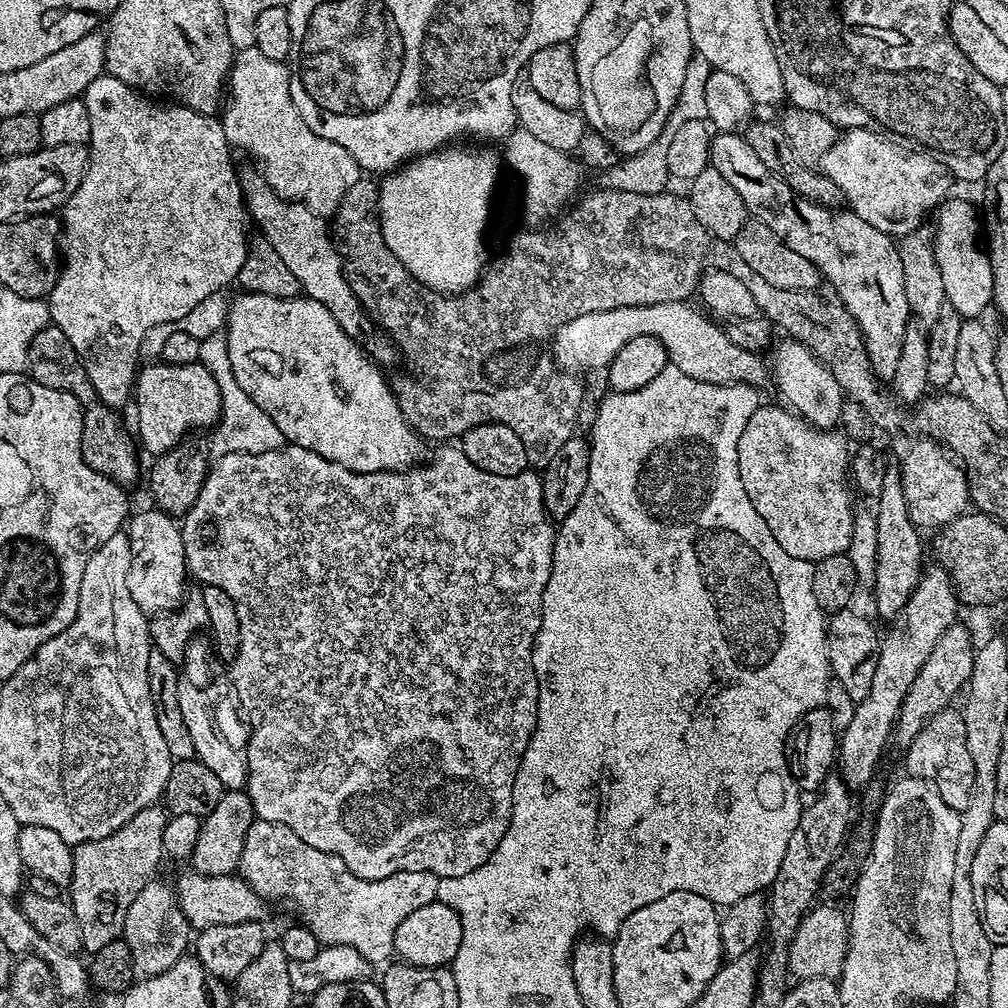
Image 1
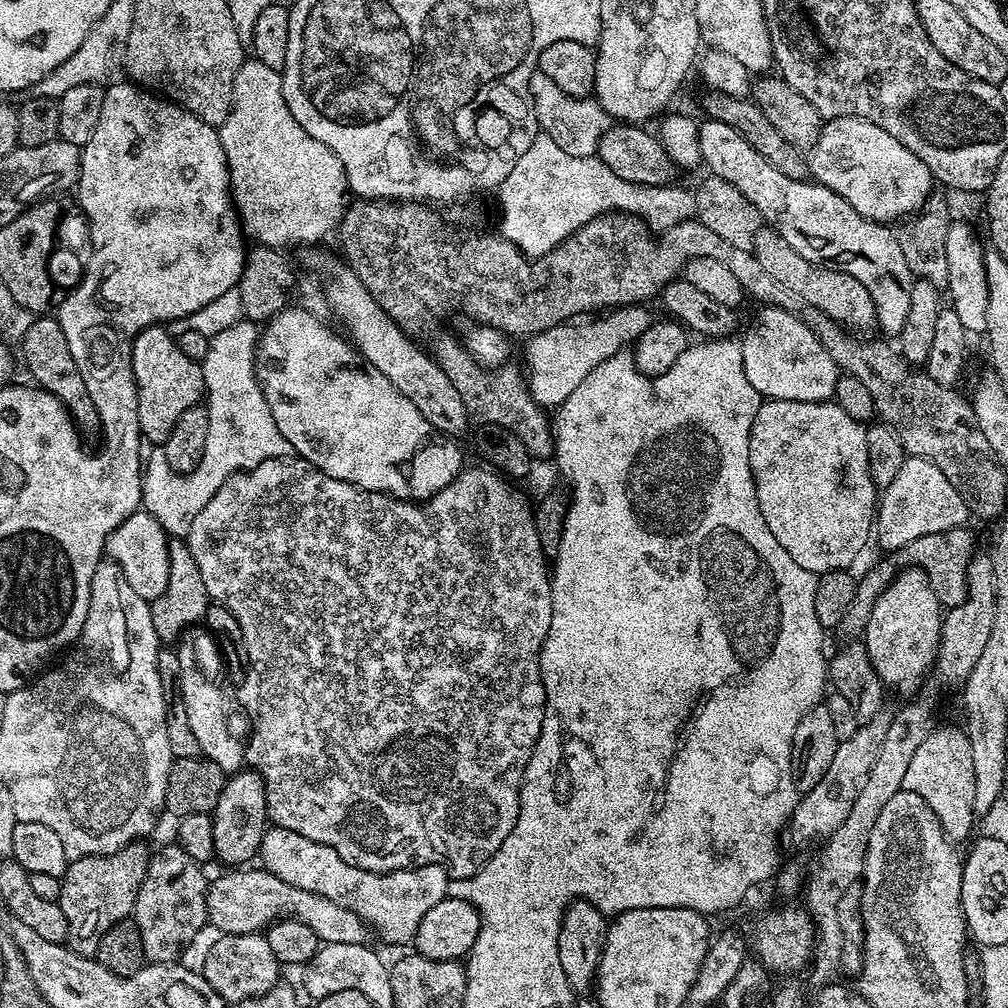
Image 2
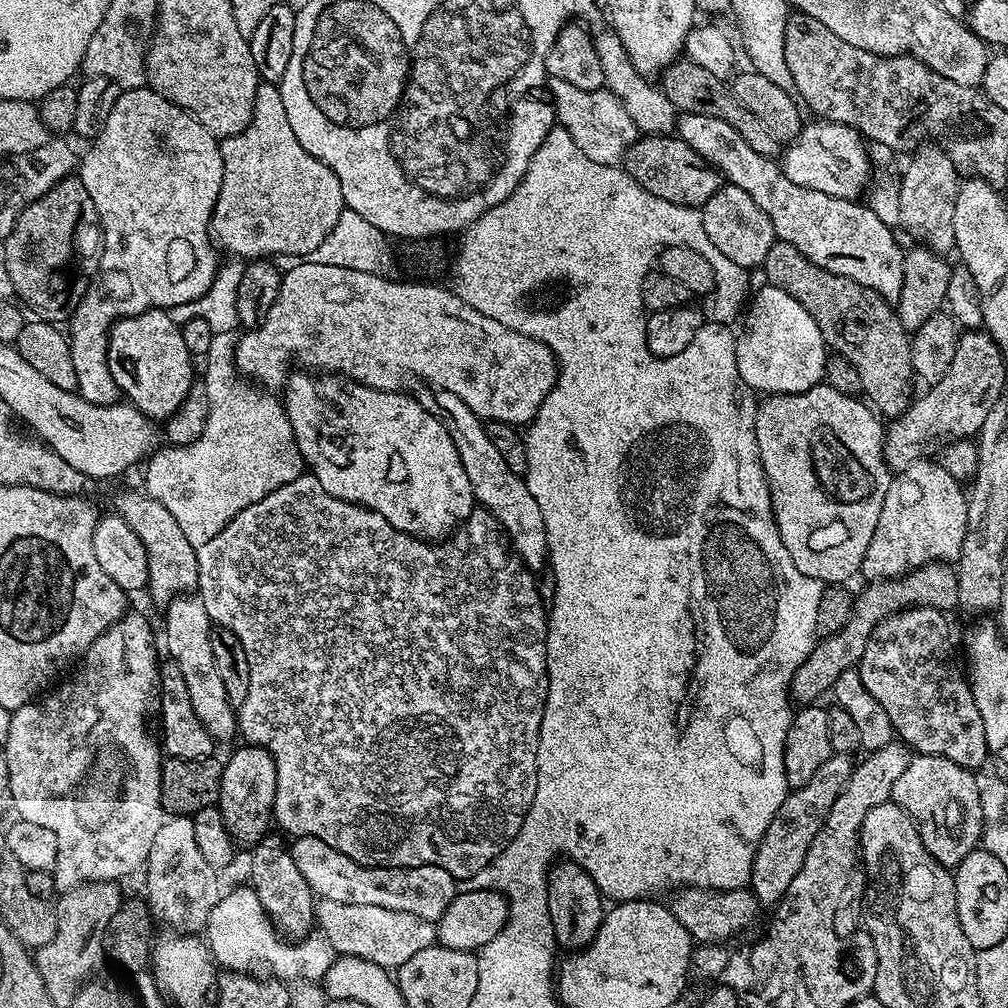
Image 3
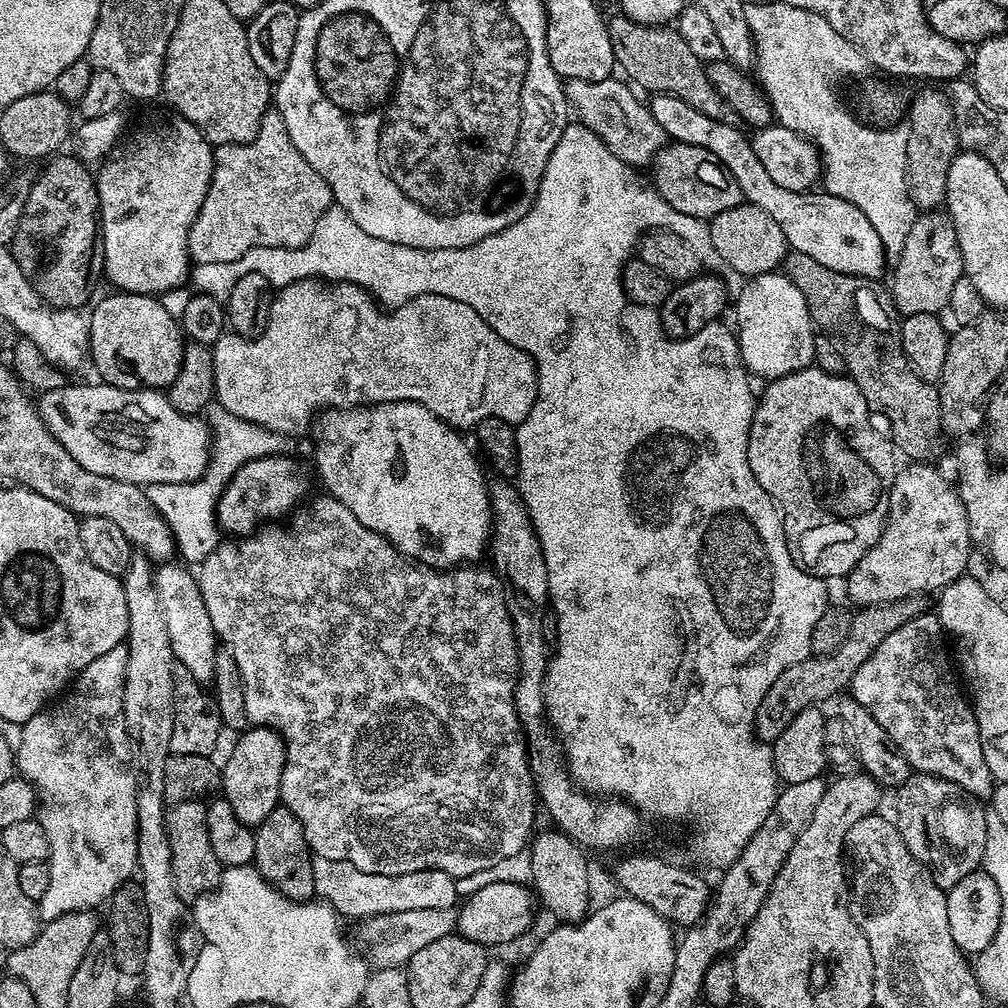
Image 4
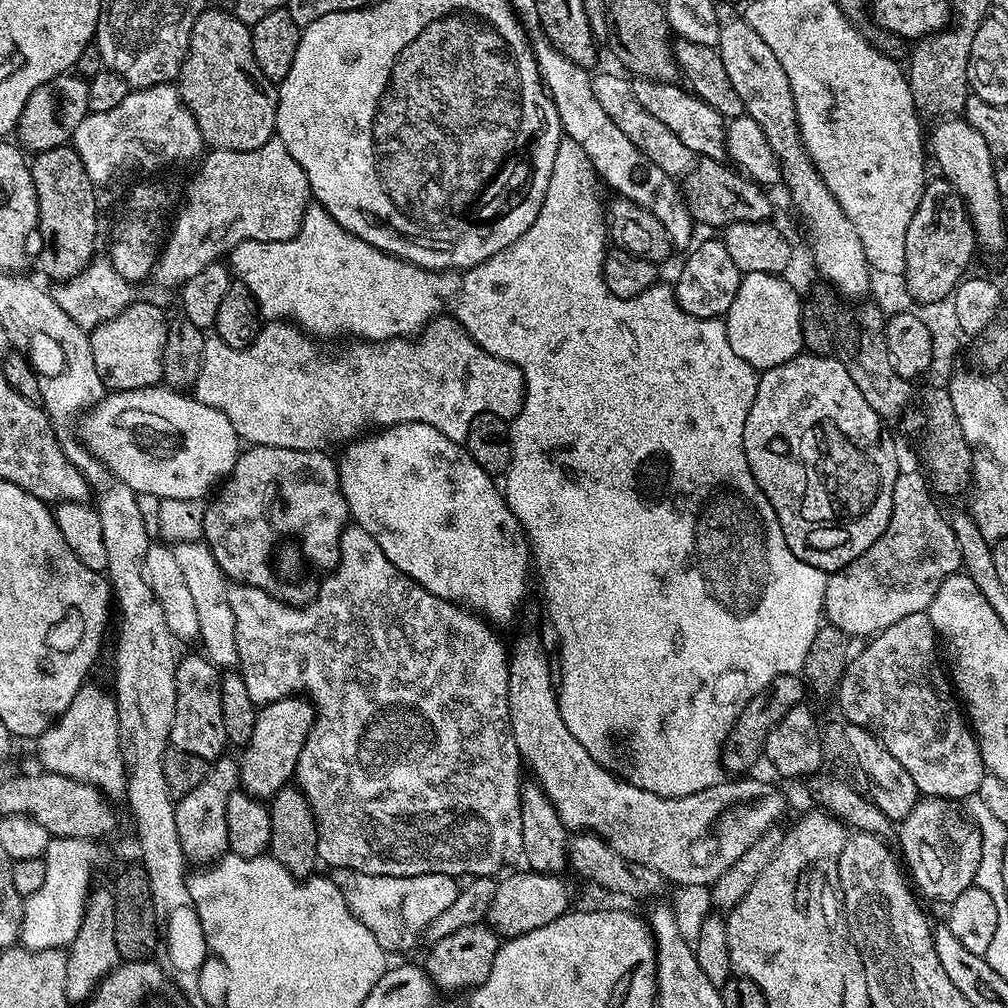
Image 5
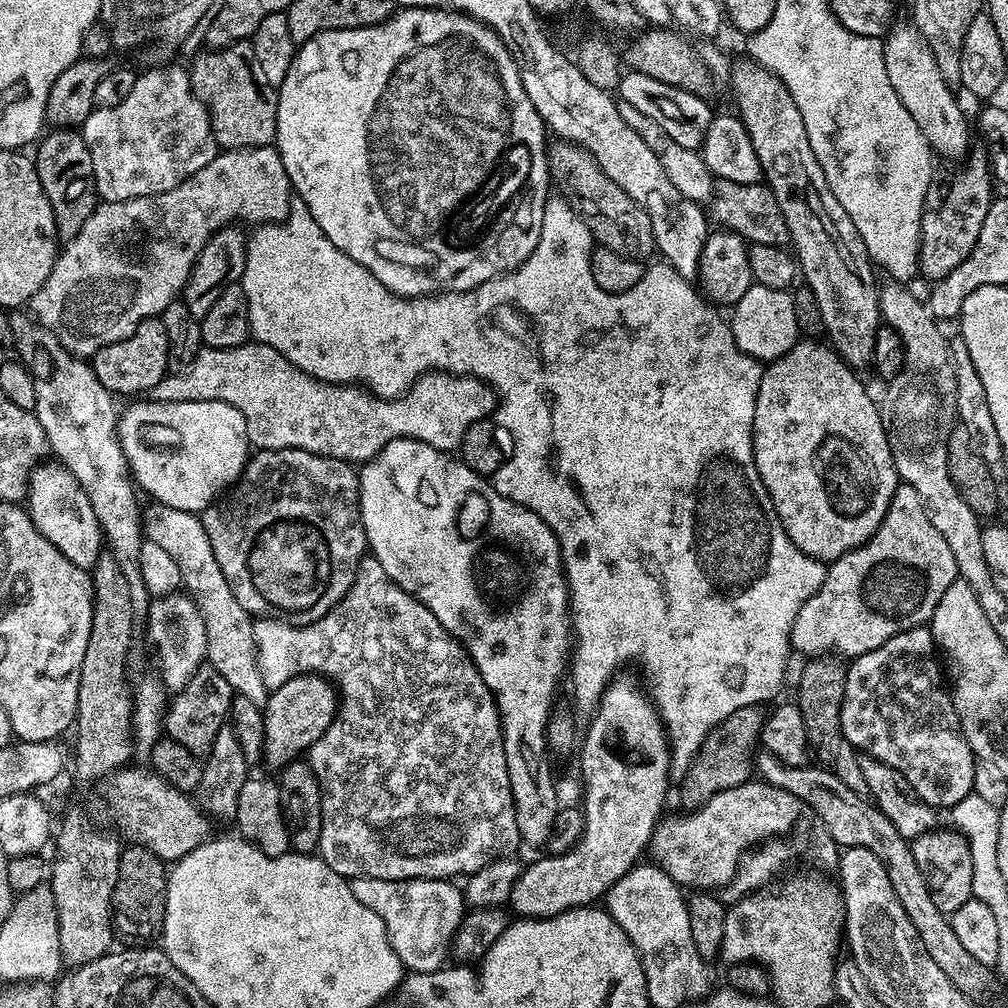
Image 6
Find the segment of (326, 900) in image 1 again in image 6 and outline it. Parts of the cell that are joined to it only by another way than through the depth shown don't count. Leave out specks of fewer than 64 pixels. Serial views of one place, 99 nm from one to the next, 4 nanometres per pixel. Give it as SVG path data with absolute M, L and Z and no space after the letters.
M355 877L351 881L354 896L364 906L370 906L388 931L388 940L408 972L433 972L445 967L450 945L456 936L466 911L463 891L447 880L383 880Z

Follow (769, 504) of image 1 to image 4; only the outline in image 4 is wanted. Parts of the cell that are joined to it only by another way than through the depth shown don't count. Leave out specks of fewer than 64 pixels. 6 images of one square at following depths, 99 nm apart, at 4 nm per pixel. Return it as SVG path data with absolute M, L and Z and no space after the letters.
M809 366L794 374L786 374L777 380L769 380L763 386L765 387L764 393L759 393L754 418L750 426L750 434L748 435L750 470L754 474L754 478L758 478L758 486L762 486L762 490L766 490L766 494L770 494L770 498L782 513L784 533L792 561L812 576L821 578L829 578L828 576L847 577L848 573L854 570L856 563L864 557L866 550L870 550L870 546L874 546L874 542L878 542L878 538L884 529L884 519L888 517L890 490L898 471L898 463L896 464L897 449L885 433L883 436L872 425L874 416L869 409L866 398L862 394L862 390L858 390L858 386L847 375L832 376L829 372L823 372L821 368Z

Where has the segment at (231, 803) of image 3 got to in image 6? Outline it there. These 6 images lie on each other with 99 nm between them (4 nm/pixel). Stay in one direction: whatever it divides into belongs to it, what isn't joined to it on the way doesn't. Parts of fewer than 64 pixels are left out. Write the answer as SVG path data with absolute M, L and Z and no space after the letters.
M303 672L301 676L282 682L282 686L271 689L268 702L263 705L266 742L264 743L263 763L273 770L279 770L292 760L303 757L336 717L338 693L336 685L324 676Z

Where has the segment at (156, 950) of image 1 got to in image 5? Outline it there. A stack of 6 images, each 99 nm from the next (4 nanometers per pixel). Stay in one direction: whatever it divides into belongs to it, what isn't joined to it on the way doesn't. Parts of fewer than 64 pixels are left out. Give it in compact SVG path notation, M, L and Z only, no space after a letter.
M225 754L215 761L209 767L206 778L195 790L190 790L190 794L179 797L175 801L176 813L174 822L178 830L178 842L182 842L185 861L196 863L196 866L211 866L220 859L221 856L228 852L228 839L226 838L226 798L231 792L237 791L240 782L240 765L231 755Z

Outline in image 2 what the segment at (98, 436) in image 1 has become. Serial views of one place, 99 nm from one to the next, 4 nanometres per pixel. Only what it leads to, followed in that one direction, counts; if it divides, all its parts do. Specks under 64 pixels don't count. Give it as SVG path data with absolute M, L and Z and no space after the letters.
M48 314L33 319L22 334L22 340L24 340L24 364L28 367L29 374L36 379L33 381L44 391L52 392L58 397L77 425L85 424L93 430L99 429L100 414L96 411L94 402L90 402L90 390L86 390L86 382L82 382L82 374L70 354L59 319Z

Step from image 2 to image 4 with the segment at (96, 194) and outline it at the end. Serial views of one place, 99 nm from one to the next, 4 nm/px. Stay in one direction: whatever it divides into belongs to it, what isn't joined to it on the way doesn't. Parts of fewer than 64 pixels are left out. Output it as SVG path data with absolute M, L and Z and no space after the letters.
M175 114L169 117L161 124L140 128L132 137L129 135L108 153L99 165L100 173L97 171L94 176L100 203L100 234L104 241L104 276L113 284L113 289L121 292L159 297L180 288L190 276L188 235L212 181L214 148L196 124Z

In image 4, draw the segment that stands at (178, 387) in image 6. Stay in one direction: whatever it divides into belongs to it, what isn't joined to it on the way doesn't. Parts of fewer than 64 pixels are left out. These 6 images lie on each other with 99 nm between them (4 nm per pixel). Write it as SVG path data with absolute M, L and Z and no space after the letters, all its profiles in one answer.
M298 278L292 284L279 289L273 295L270 306L270 318L266 322L266 330L261 336L245 339L236 335L235 332L225 331L223 336L216 339L211 345L212 357L214 358L214 400L221 408L225 408L230 414L234 414L245 425L257 424L257 429L267 432L277 432L280 436L291 438L300 436L309 431L314 423L314 417L321 410L329 408L359 408L369 404L385 404L386 402L418 402L426 406L439 420L444 420L449 426L457 430L475 429L482 418L498 418L510 425L521 424L530 414L530 410L536 401L536 363L518 346L506 342L506 338L498 338L494 330L482 317L475 312L466 302L458 302L454 298L446 298L442 294L422 294L413 300L407 300L400 308L385 310L377 301L373 300L371 294L360 288L357 284L342 284L339 282L321 282L315 278Z

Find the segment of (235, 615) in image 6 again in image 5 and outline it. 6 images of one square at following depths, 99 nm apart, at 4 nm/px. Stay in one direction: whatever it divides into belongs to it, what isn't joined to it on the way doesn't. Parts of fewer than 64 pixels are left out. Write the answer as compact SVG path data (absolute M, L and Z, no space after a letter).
M179 541L173 545L174 558L177 559L182 574L190 589L194 601L194 610L198 614L198 644L201 644L203 655L208 661L221 670L232 670L239 665L238 640L234 612L230 610L228 601L229 581L218 566L212 549L203 541Z

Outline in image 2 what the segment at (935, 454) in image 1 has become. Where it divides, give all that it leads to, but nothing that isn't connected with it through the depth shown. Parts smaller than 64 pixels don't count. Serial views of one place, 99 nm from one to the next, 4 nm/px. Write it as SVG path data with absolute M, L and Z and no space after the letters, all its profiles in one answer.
M908 456L894 480L882 488L878 496L878 507L874 517L874 540L895 554L916 538L938 534L955 528L963 528L970 520L968 504L954 490L950 478L934 466L932 460Z

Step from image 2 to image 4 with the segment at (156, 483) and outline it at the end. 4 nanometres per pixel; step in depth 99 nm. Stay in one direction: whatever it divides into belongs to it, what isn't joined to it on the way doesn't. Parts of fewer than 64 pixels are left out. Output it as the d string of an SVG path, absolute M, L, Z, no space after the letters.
M213 407L207 413L206 423L212 433L208 469L198 479L185 484L149 484L146 488L150 502L173 532L179 559L192 566L199 565L222 542L222 533L216 522L216 507L232 475L254 458L277 455L276 444L269 444L265 434L240 436L242 421L225 408Z

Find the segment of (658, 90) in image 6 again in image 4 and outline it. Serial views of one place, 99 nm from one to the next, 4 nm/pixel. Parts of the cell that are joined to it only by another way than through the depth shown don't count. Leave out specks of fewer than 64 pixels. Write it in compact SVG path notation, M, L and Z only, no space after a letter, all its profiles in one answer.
M653 95L650 107L654 122L662 126L669 141L702 146L702 150L710 150L710 154L718 158L734 182L738 182L741 197L747 203L766 210L766 214L778 222L791 251L810 254L814 262L822 262L822 266L830 266L830 270L838 270L842 274L869 278L881 275L879 272L886 263L882 238L878 238L878 232L874 226L870 226L870 220L866 214L862 214L862 210L823 190L795 192L778 186L778 182L774 182L774 178L770 178L770 174L762 167L762 162L758 162L751 139L747 135L744 137L737 125L718 122L710 118L710 114L694 110L694 106L682 102L682 98Z

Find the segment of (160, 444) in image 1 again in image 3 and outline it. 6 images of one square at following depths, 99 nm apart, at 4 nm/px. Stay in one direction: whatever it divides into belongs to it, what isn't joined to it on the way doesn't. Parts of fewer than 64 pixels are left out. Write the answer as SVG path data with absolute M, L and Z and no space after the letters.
M151 308L149 312L143 312L137 316L127 316L124 320L118 320L108 331L108 365L110 366L110 374L114 378L114 382L119 386L121 393L126 397L127 403L133 404L141 414L147 416L153 422L167 421L168 417L174 414L174 410L178 410L178 406L182 406L182 402L190 394L194 377L192 377L192 364L194 357L186 350L186 342L182 338L182 330L179 324L175 324L170 320L170 314L162 308Z

